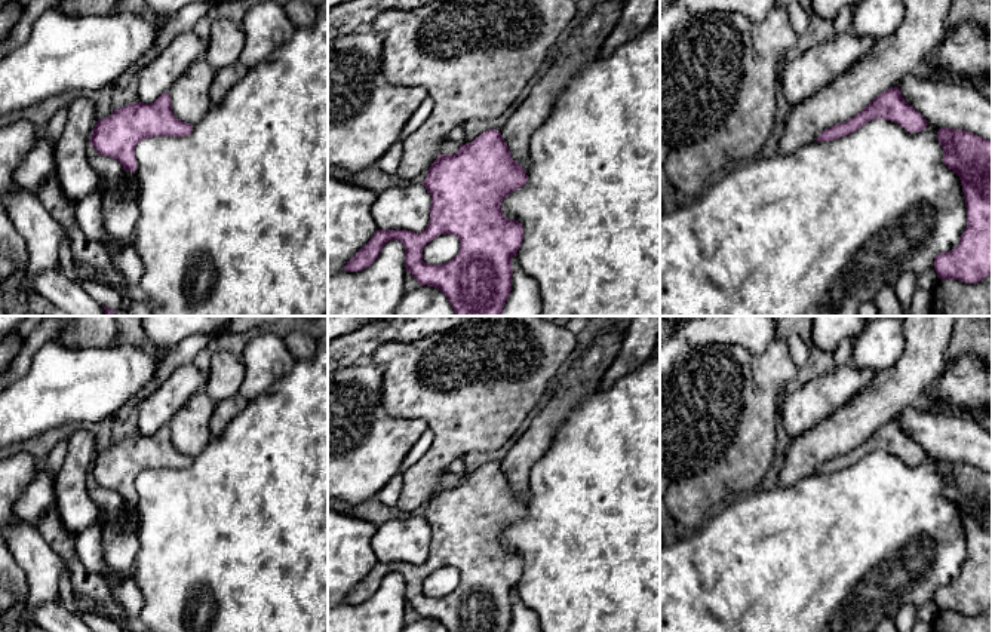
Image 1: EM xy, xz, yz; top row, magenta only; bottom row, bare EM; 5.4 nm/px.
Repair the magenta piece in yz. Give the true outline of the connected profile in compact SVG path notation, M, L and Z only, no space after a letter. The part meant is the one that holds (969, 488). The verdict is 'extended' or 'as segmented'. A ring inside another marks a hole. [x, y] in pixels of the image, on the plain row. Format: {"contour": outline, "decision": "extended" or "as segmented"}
{"contour": "M940 460L943 496L961 512L967 559L959 576L934 590L939 611L977 616L992 605L992 473L962 461Z", "decision": "as segmented"}

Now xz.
{"contour": "M485 463L472 475L460 478L455 487L439 487L427 501L423 513L431 528L430 553L420 564L377 562L369 574L344 598L345 604L360 604L369 599L388 573L399 573L405 579L405 599L420 619L434 619L448 632L507 632L512 623L512 590L518 586L523 571L523 559L516 552L507 552L501 534L515 522L523 519L528 507L513 493L501 464ZM440 567L460 571L460 585L448 595L427 596L423 580Z", "decision": "as segmented"}

